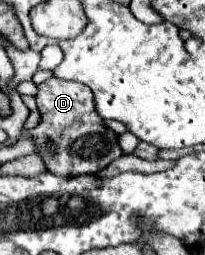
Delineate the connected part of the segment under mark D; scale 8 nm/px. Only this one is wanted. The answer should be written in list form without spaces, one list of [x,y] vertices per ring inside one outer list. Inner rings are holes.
[[[51,77],[37,87],[37,107],[41,113],[39,127],[31,129],[27,135],[39,143],[39,153],[49,167],[51,173],[59,177],[73,177],[85,173],[99,173],[111,161],[123,155],[119,147],[119,135],[113,129],[107,129],[103,119],[95,109],[93,93],[87,85],[75,81],[63,81],[59,77]],[[47,141],[57,145],[57,153],[53,157],[47,155]]]

